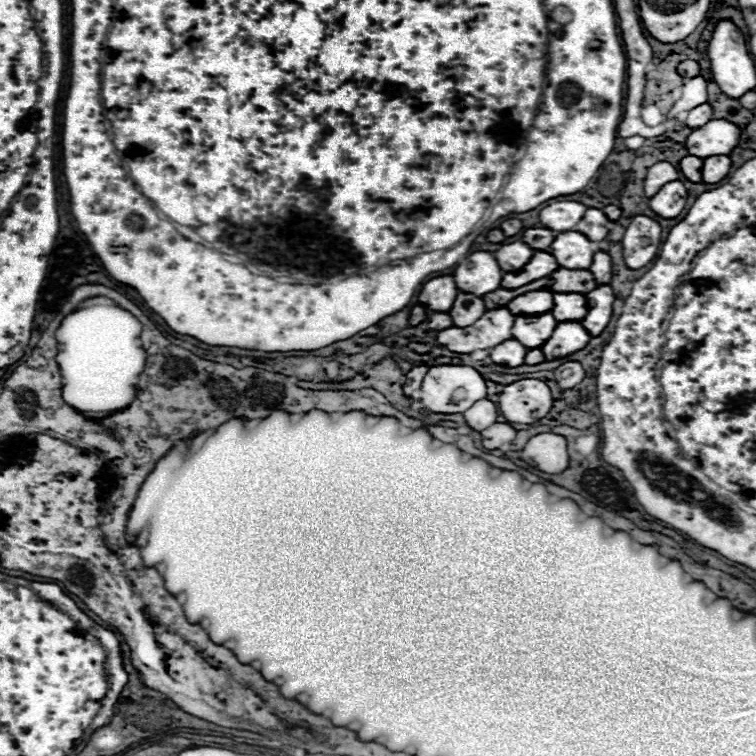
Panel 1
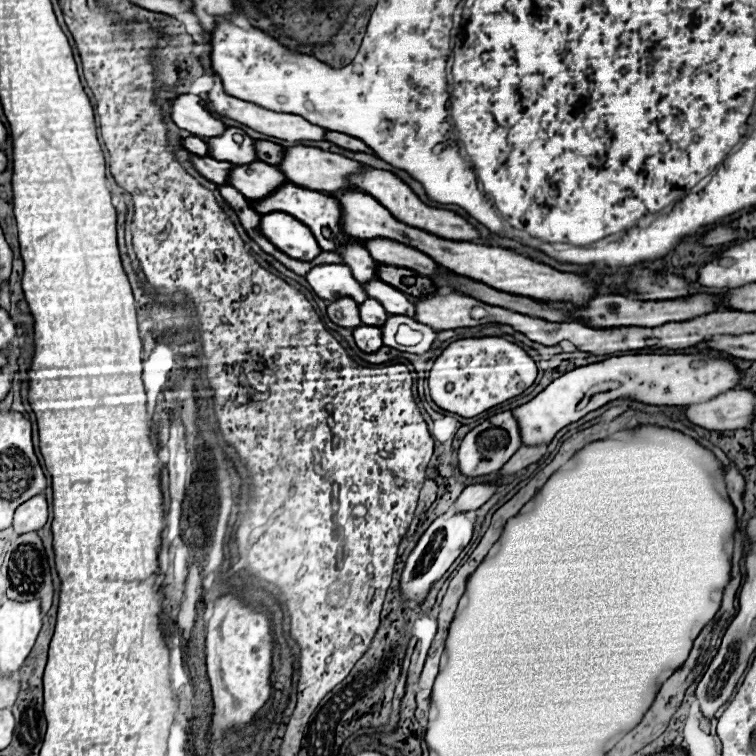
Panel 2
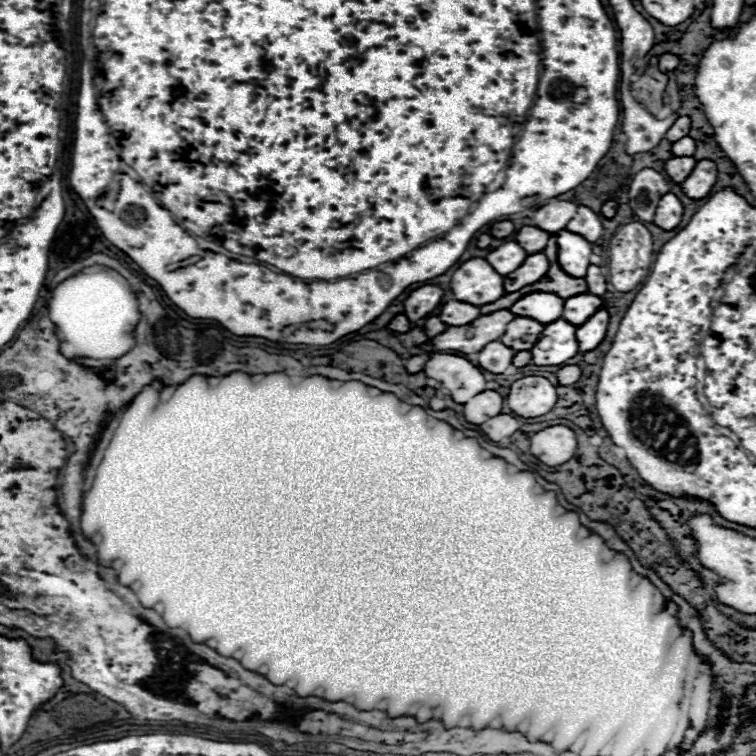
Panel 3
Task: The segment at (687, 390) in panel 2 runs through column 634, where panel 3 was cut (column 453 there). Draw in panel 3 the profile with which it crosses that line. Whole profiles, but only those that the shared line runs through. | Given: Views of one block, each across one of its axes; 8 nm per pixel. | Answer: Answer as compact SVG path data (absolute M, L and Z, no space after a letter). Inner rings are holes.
M432 354L422 372L448 390L458 404L466 404L472 396L486 390L482 372L466 358L454 354Z

